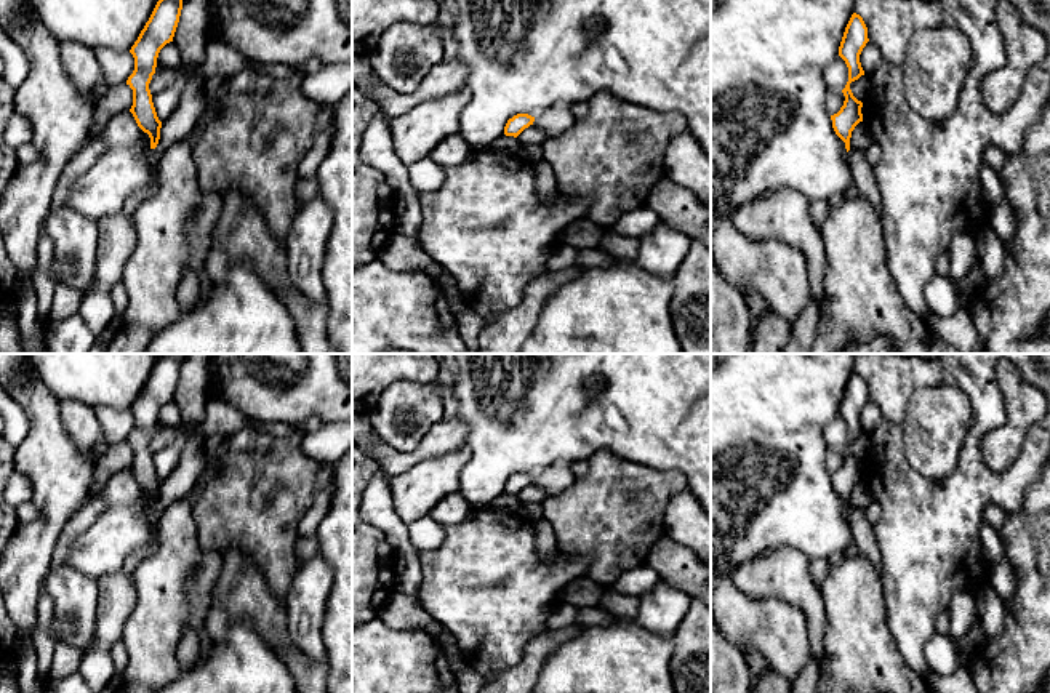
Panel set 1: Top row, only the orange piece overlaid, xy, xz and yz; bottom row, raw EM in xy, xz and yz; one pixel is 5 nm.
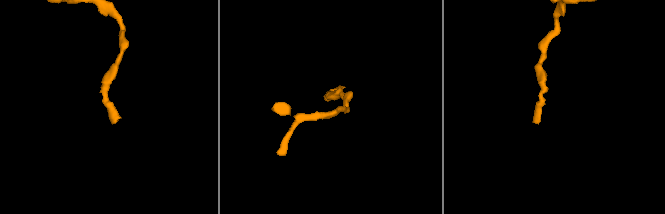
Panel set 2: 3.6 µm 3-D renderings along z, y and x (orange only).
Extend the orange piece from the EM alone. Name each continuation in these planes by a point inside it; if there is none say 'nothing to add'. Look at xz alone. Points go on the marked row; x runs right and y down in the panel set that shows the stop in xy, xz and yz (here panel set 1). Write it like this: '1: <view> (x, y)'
nothing to add

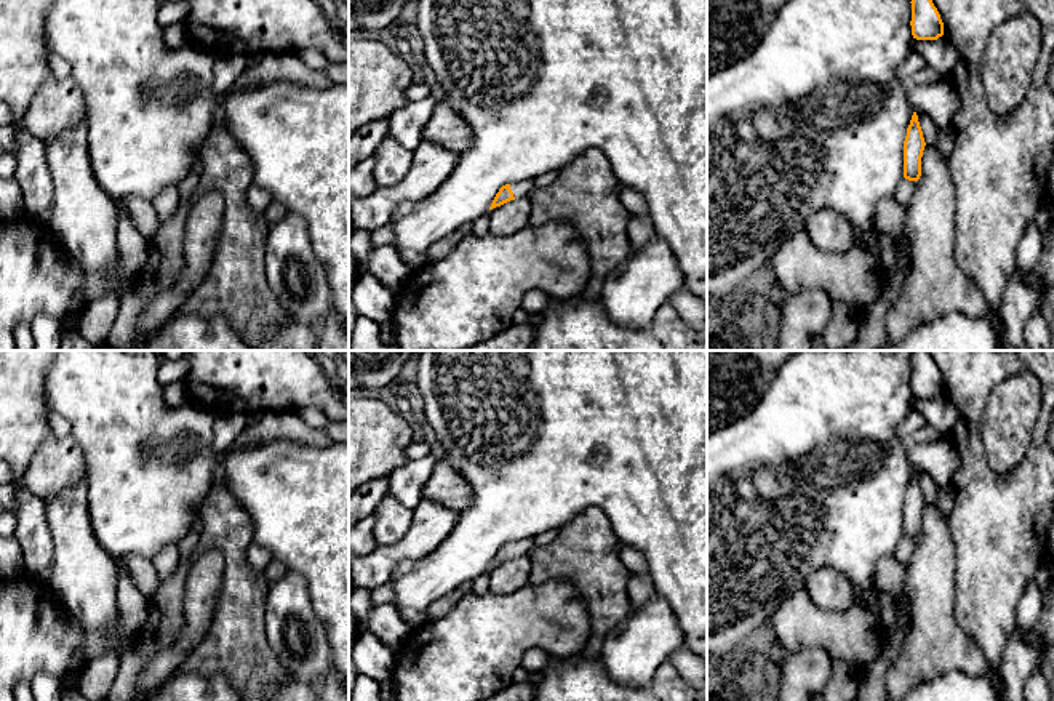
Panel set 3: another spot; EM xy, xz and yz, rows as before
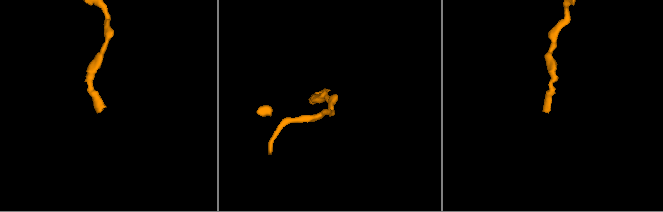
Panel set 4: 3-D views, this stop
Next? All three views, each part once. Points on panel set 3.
1: xz (520, 189)

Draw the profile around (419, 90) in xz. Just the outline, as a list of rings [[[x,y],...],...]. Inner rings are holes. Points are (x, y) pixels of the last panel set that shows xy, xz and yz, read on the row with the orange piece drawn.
[[[424,80],[414,82],[408,90],[406,90],[406,98],[409,101],[419,101],[427,96],[432,96],[430,86]]]

